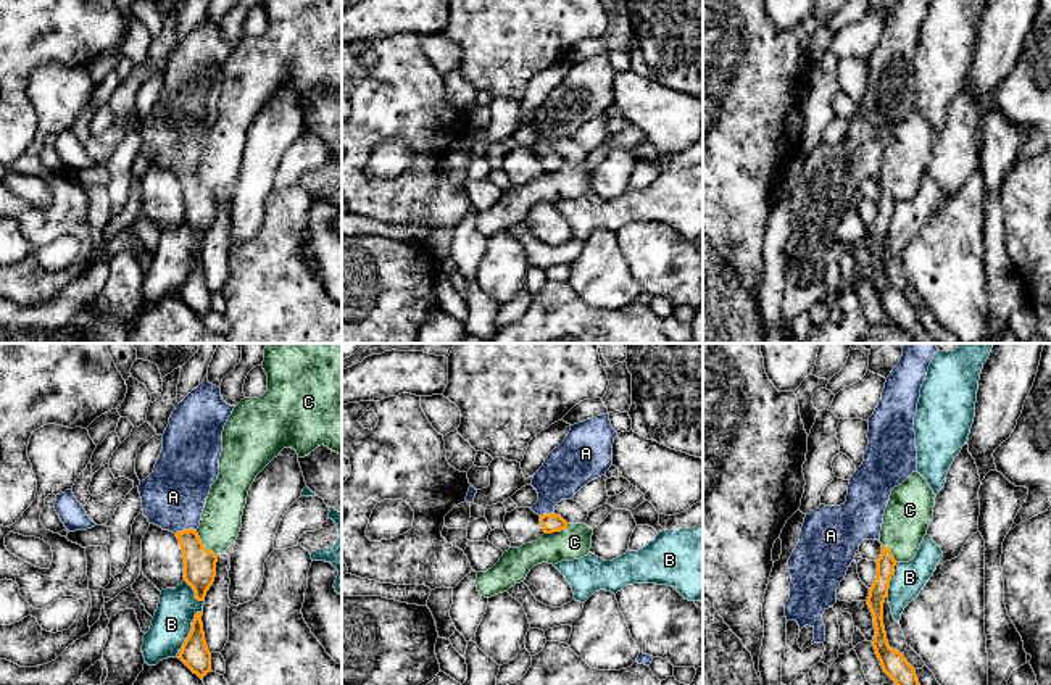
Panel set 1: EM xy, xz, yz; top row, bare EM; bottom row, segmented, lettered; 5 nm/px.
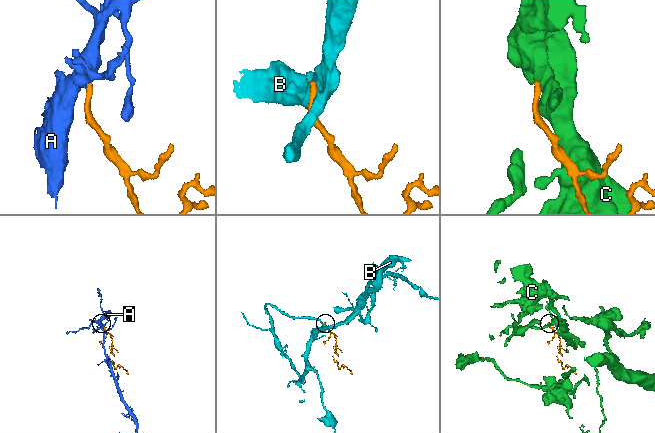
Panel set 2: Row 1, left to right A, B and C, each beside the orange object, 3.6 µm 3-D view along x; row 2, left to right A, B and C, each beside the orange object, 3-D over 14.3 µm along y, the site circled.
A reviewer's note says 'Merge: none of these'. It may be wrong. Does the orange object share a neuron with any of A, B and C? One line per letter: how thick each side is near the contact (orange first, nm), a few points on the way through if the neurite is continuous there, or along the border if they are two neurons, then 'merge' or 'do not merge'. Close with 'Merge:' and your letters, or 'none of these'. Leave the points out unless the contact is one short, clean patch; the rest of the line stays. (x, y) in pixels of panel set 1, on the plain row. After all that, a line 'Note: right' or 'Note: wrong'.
A: 160 nm thick on the orange side, 320 nm on the other; runs through xy (199, 202), (186, 170), (173, 136); merge
B: 140 nm thick on the orange side, 200 nm on the other; border along xy (202, 250), (195, 253), (192, 268), (181, 286); do not merge
C: 160 nm thick on the orange side, 200 nm on the other; border along xy (195, 170), (200, 181), (215, 194); do not merge
Merge: A
Note: wrong

